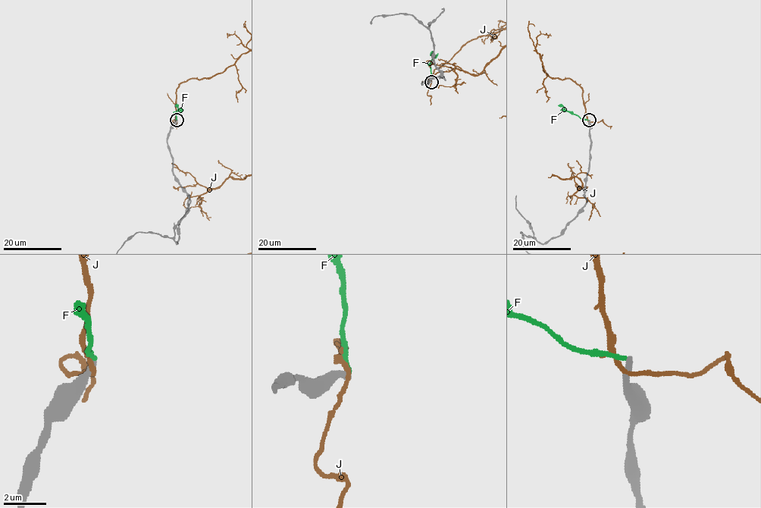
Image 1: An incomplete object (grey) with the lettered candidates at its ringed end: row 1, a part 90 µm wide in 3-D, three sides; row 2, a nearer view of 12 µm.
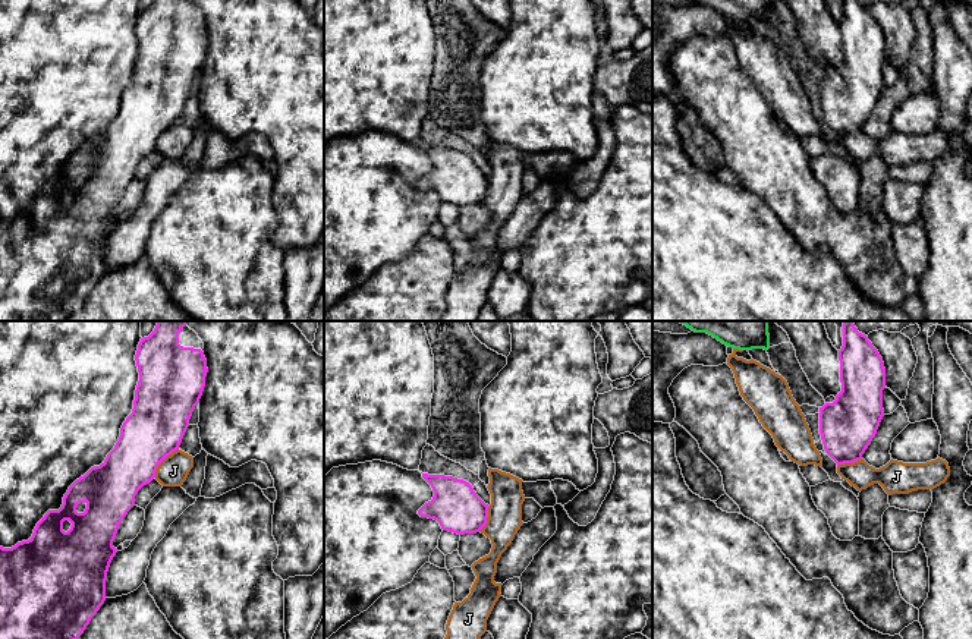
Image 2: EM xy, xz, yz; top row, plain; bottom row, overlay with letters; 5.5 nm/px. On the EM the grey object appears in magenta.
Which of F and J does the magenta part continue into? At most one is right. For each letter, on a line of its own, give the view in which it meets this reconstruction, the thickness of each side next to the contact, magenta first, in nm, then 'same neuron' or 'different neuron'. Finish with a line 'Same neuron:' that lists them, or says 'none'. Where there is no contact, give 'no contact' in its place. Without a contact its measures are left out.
F: no contact | different neuron
J: xy | 320/160 nm | different neuron
Same neuron: none

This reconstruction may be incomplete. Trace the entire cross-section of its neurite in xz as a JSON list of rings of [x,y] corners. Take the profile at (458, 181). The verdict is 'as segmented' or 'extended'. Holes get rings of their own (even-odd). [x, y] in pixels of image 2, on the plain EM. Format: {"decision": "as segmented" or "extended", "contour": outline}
{"decision": "as segmented", "contour": [[[422,145],[422,149],[431,157],[434,169],[418,182],[421,189],[434,191],[443,202],[457,207],[481,204],[490,177],[469,154],[444,147]]]}

